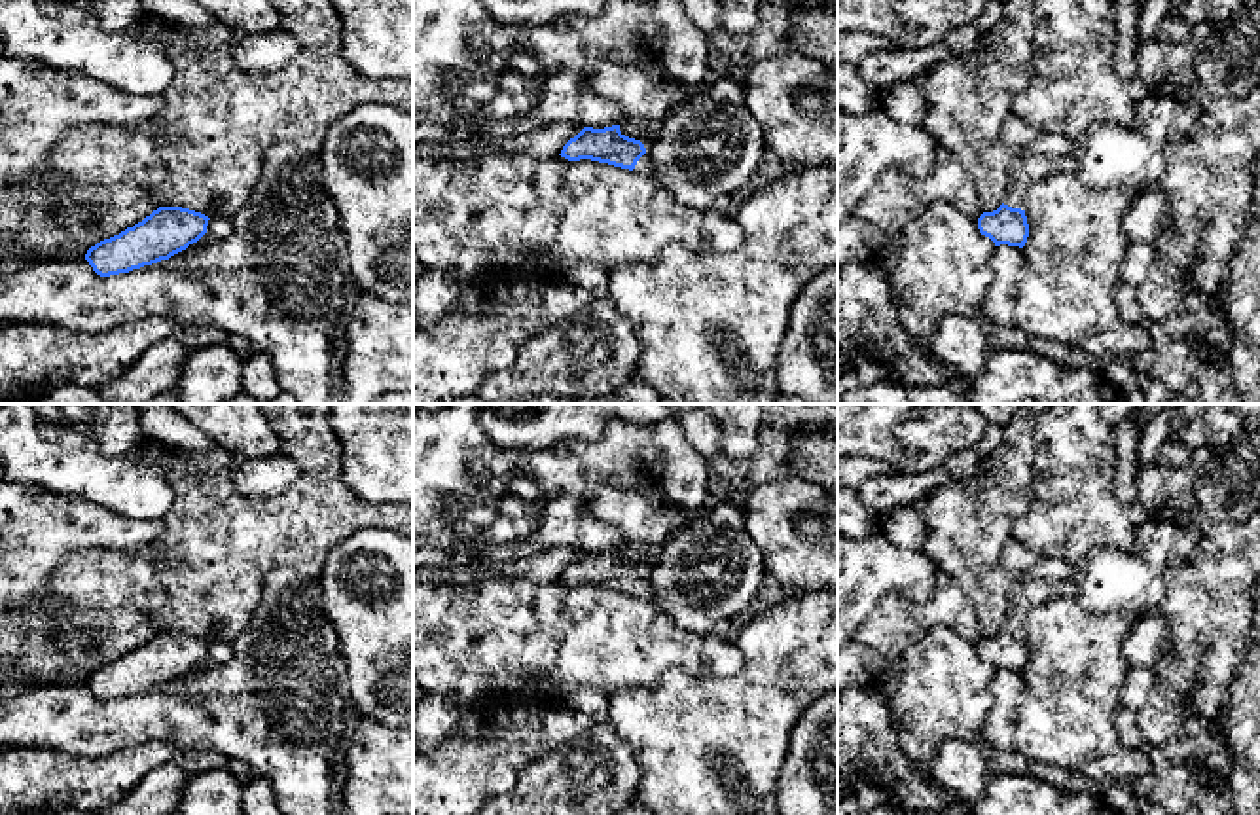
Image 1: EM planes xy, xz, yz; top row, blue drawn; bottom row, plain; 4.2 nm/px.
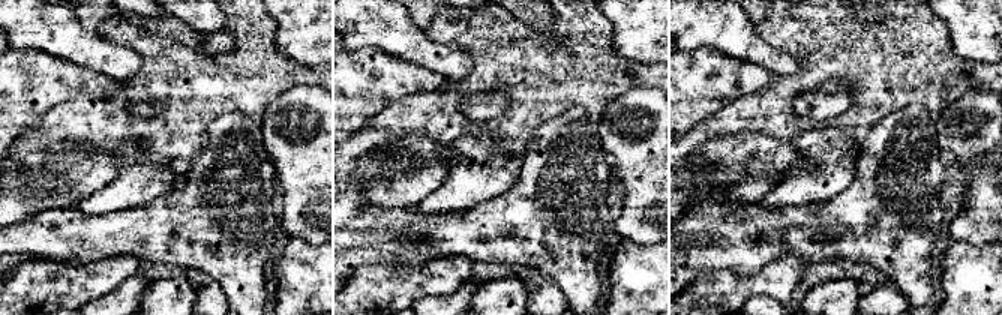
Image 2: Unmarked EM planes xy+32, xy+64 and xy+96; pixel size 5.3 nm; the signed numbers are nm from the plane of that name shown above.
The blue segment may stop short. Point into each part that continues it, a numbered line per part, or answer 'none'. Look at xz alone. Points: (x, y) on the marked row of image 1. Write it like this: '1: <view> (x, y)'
1: xz (643, 165)

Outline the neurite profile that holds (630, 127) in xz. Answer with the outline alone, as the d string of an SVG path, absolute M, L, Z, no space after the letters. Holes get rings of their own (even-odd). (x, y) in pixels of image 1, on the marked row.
M623 119L620 123L621 135L640 140L646 138L648 142L659 136L661 121L635 121L635 119Z

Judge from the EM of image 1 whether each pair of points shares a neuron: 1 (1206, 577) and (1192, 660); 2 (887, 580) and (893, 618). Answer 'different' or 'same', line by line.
1: same
2: different

